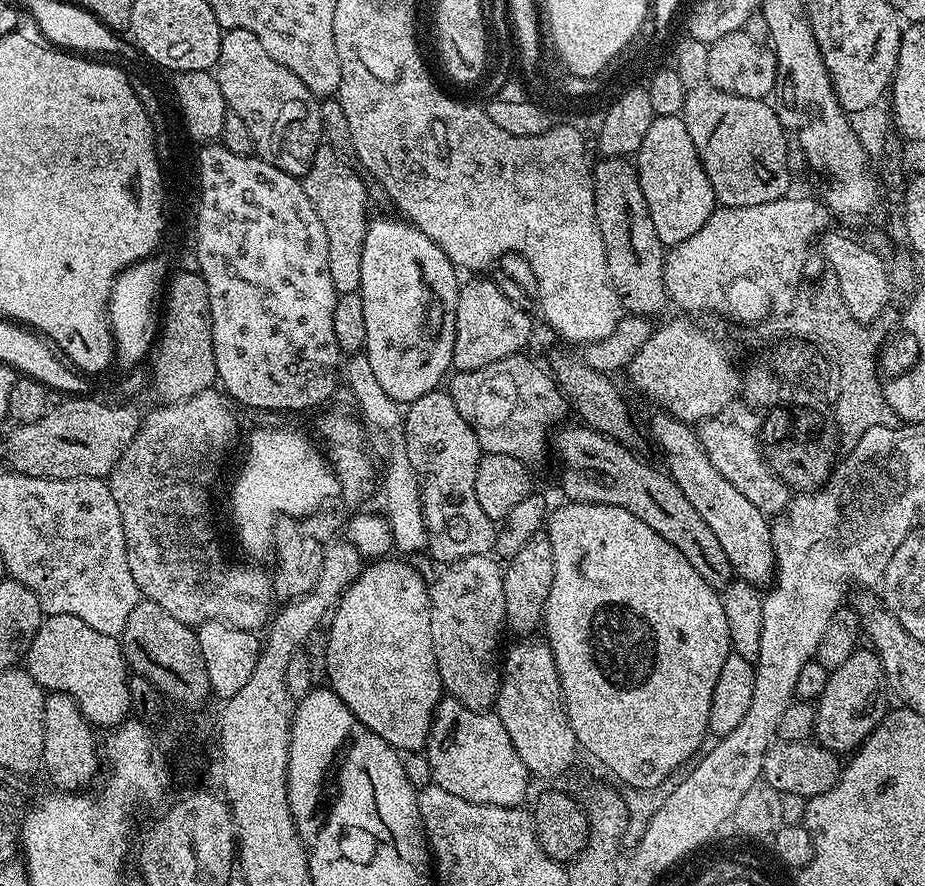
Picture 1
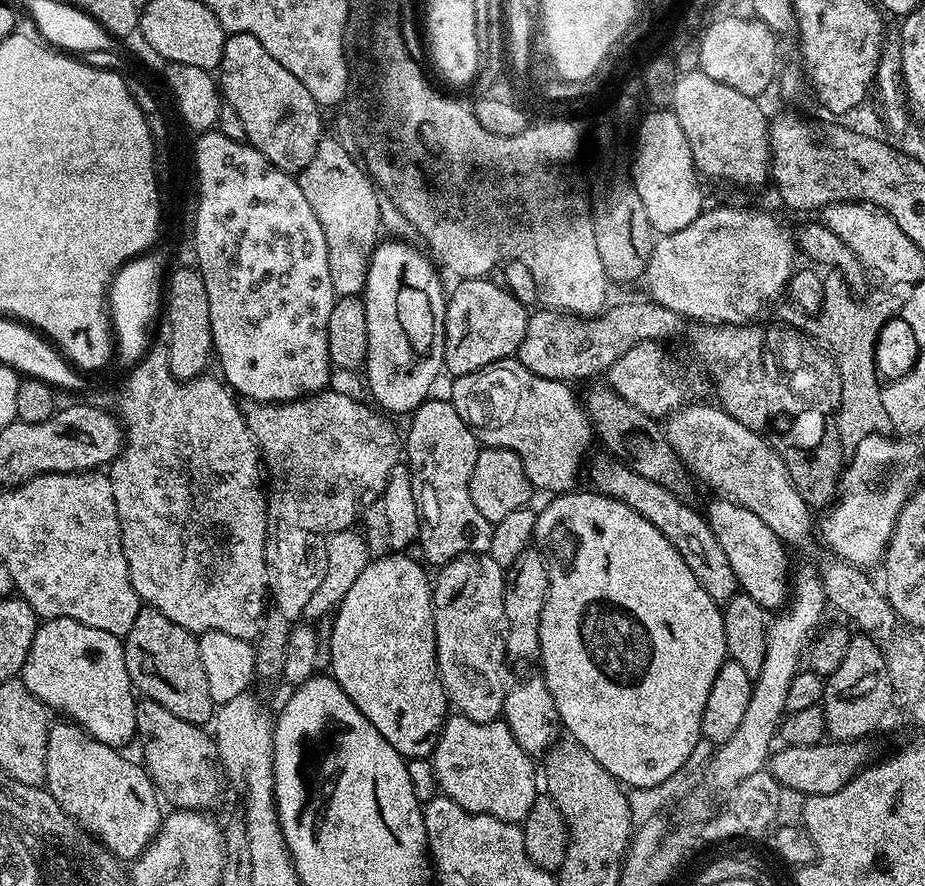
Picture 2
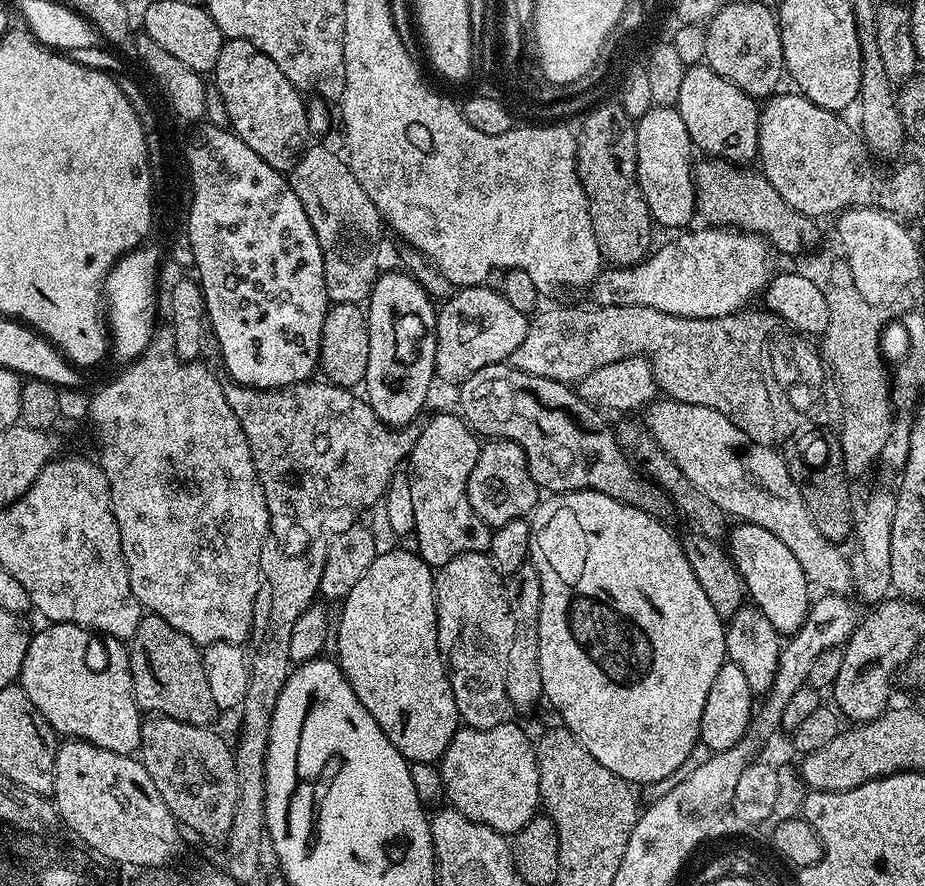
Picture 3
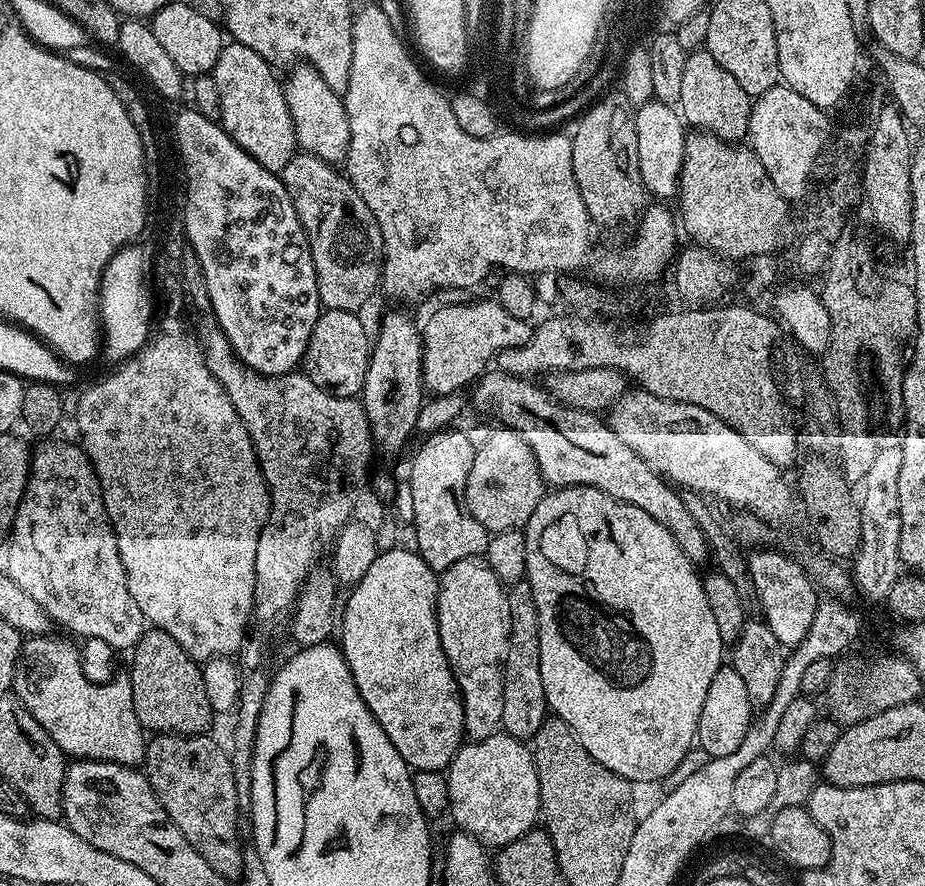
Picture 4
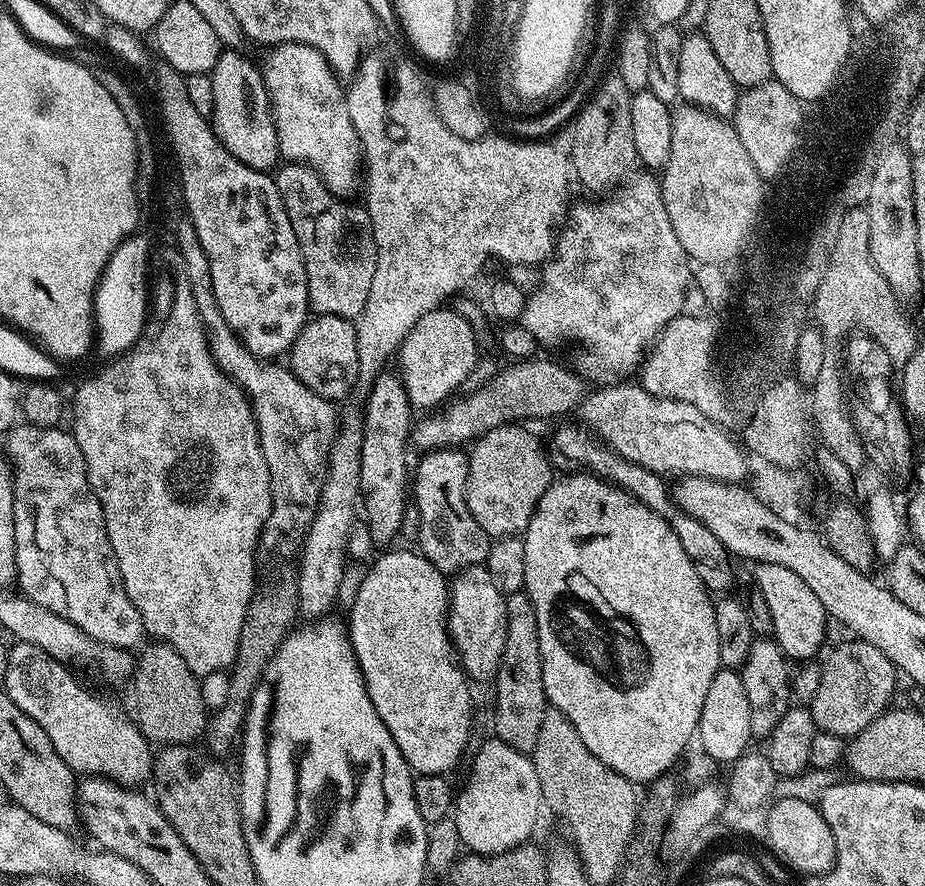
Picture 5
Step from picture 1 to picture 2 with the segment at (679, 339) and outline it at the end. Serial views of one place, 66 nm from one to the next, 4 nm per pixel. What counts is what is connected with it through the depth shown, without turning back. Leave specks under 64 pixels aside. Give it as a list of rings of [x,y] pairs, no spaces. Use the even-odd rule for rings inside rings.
[[[654,340],[638,342],[638,346],[626,350],[626,354],[622,354],[622,358],[618,358],[618,362],[606,370],[607,387],[630,402],[630,406],[638,406],[642,414],[653,418],[671,416],[676,409],[685,407],[686,402],[695,401],[700,392],[691,370],[680,369],[679,362],[664,348],[667,347],[663,343]]]

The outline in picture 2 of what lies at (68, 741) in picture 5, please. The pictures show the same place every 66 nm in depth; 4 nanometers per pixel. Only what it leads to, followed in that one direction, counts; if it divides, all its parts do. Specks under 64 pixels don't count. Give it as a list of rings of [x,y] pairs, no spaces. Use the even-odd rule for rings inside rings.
[[[74,618],[44,620],[34,634],[34,642],[30,646],[30,654],[26,654],[19,679],[23,680],[26,690],[30,690],[34,698],[41,700],[45,708],[53,713],[62,712],[63,717],[82,725],[91,736],[98,738],[98,742],[117,750],[123,749],[123,744],[133,743],[138,696],[126,670],[126,654],[121,637],[106,630],[94,630],[94,626],[86,626]]]

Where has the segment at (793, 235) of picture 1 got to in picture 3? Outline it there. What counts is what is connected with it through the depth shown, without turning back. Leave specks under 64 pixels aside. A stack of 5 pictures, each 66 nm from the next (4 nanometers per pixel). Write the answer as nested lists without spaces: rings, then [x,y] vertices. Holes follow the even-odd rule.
[[[723,226],[703,227],[673,235],[676,236],[673,240],[666,241],[660,249],[657,247],[639,264],[605,267],[590,285],[591,303],[596,306],[650,306],[650,310],[662,310],[662,314],[686,318],[718,318],[747,309],[751,305],[748,303],[767,289],[773,271],[768,261],[768,241],[755,232],[741,232]]]

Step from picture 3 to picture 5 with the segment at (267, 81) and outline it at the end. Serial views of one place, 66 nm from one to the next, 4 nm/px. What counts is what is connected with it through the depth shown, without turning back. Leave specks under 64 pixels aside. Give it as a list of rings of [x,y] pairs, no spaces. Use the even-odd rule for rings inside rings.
[[[240,50],[221,51],[218,62],[212,67],[210,75],[214,82],[214,110],[210,123],[222,146],[226,146],[226,150],[230,150],[230,154],[234,154],[238,162],[259,172],[271,173],[282,160],[280,135],[272,117],[272,104],[268,101],[268,87],[264,85],[264,73],[257,65],[255,68],[242,53]]]

